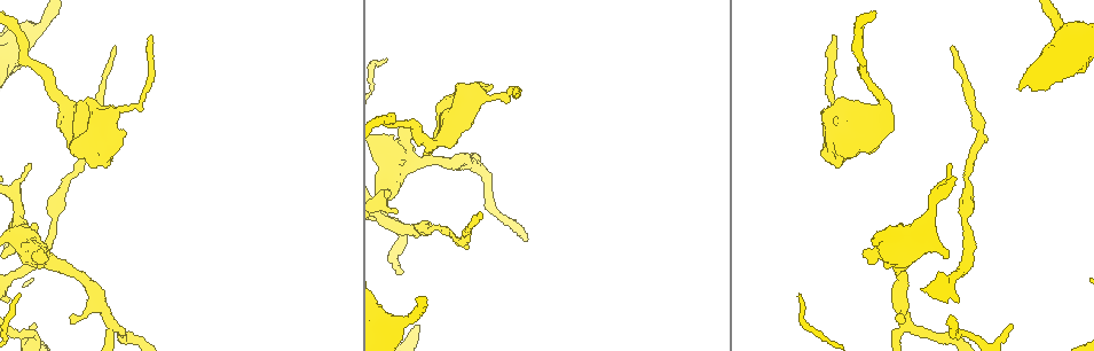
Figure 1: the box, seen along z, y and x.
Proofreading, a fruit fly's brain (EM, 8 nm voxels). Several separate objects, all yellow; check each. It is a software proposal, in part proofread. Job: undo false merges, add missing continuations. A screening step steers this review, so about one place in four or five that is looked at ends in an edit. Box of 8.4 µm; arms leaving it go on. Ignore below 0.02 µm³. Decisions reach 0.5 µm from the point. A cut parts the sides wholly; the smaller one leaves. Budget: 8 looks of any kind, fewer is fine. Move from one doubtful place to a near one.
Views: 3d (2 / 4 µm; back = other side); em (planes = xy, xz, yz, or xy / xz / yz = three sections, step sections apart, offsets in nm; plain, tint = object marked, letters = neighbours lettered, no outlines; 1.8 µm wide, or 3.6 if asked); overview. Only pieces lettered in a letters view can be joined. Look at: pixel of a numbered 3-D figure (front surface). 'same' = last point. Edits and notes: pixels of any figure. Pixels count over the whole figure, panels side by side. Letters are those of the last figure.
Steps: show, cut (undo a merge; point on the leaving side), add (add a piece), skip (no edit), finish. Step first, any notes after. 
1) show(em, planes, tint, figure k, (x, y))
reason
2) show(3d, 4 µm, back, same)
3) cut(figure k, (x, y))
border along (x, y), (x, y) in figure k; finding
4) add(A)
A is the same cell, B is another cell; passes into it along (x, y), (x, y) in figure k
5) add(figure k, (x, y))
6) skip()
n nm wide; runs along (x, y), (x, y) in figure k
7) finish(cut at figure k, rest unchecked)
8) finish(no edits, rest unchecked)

show(em, planes, plain, figure 1, (849, 118))
touches itself

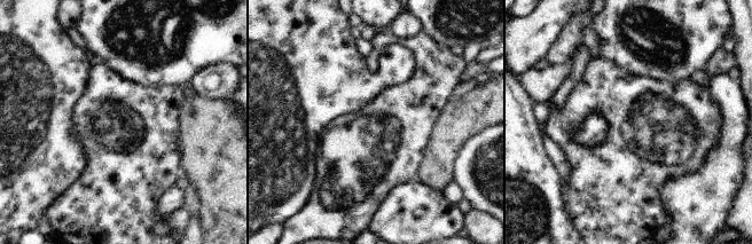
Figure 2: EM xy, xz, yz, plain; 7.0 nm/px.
show(em, planes, letters, same)

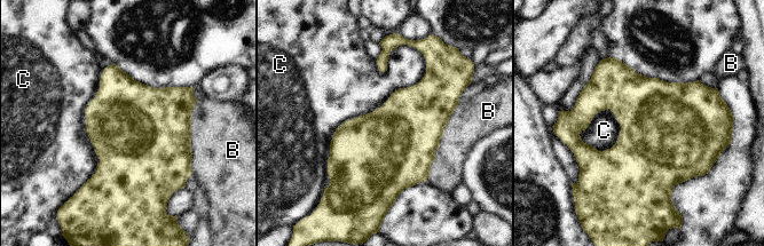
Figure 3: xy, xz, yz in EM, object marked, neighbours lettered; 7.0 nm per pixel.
skip()
B and C are other cells; border along (422, 53), (329, 180) in figure 3; continuous, no second neuron

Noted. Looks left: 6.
show(em, planes, tint, figure 1, (519, 94))
end of a long branch

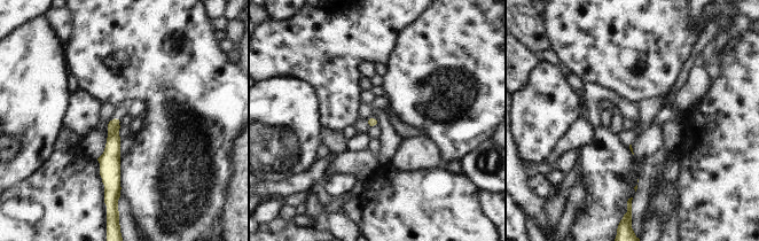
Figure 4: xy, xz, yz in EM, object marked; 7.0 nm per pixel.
show(em, planes, letters, same)

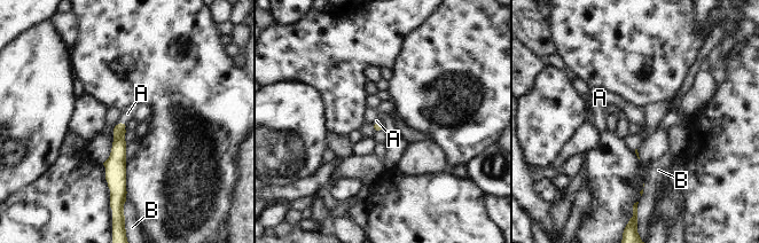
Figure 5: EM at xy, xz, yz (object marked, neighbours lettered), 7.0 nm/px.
add(A)
A is the same cell, B is another cell; passes into it along (116, 163), (115, 127), (127, 114) in figure 5; the neuron continues

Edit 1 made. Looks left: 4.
show(em, planes, tint, figure 1, (476, 167))
three-way junction

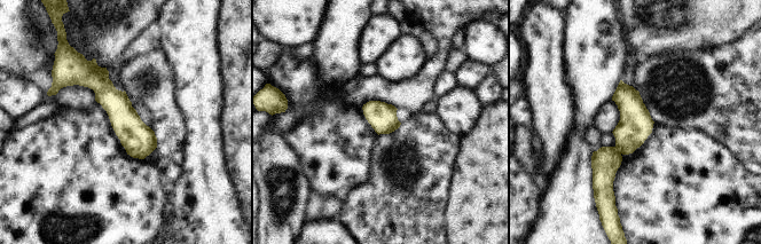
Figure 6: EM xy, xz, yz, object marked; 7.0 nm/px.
show(em, planes, letters, same)
what lies round it

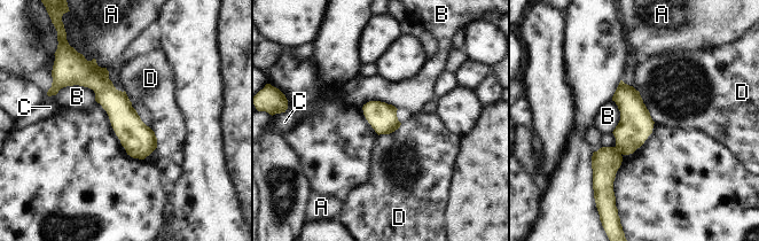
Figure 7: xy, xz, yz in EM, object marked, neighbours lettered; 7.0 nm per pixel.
cut(figure 7, (605, 162))
200 nm wide; A, B, C and D are other cells; border along (615, 147), (620, 154) in figure 7; a second neuron is stuck on

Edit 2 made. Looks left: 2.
finish(add at figure 5, cut at figure 7, rest unchecked)

